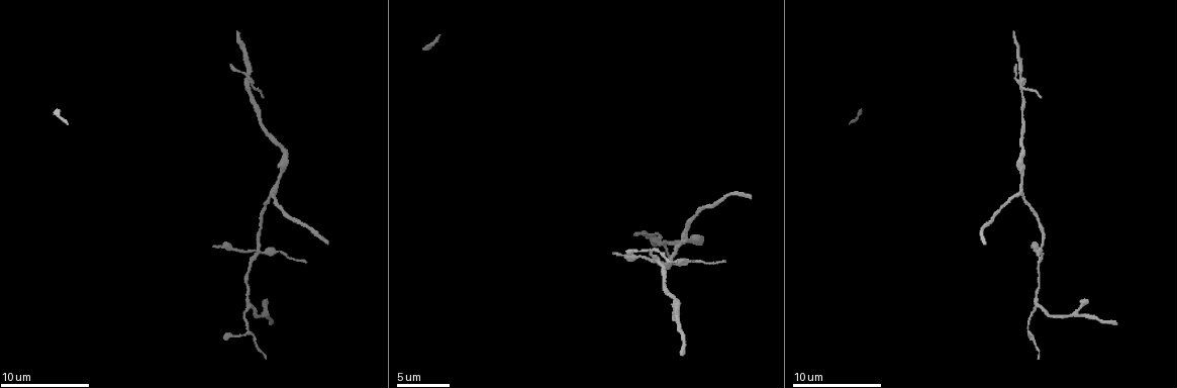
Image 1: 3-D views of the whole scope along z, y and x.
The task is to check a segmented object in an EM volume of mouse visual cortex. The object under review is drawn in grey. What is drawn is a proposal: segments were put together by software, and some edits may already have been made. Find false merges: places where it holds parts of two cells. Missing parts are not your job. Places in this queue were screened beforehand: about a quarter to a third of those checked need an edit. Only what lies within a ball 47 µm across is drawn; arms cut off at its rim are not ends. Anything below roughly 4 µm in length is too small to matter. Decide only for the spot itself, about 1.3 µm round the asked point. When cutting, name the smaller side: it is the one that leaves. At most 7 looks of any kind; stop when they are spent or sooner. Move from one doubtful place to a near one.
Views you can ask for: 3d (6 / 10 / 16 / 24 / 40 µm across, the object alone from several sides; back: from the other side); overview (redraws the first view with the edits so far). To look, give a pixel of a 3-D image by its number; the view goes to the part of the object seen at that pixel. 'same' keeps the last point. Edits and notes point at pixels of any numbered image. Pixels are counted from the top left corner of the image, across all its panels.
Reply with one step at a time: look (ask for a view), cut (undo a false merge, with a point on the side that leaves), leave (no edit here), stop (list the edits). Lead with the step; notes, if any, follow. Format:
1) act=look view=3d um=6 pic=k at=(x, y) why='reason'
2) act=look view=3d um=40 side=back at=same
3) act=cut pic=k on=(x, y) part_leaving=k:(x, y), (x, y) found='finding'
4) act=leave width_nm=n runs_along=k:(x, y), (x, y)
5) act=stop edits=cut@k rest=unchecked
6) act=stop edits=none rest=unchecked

act=look view=3d um=6 pic=1 at=(659, 262) why='arms part here'

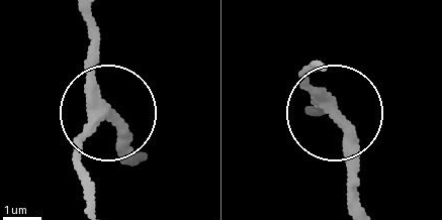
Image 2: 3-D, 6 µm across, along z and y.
act=leave side_arm_um=8 arms=3 found='one cell here'

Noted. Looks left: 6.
act=look view=3d um=10 pic=1 at=(260, 253)

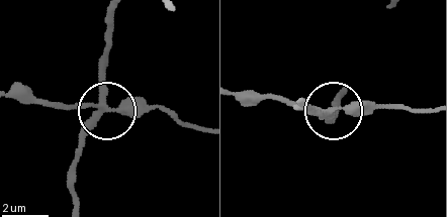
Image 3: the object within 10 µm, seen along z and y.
act=look view=3d um=10 side=back pic=3 at=(328, 112) why='from behind'

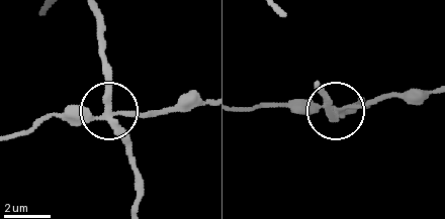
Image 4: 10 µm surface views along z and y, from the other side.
act=cut pic=4 on=(71, 116) width_nm=250 part_leaving=4:(102, 114), (46, 118), (17, 133) found='a second cell is stuck on'

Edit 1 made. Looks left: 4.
act=look view=3d um=10 pic=1 at=(271, 194) why='three arms meet'

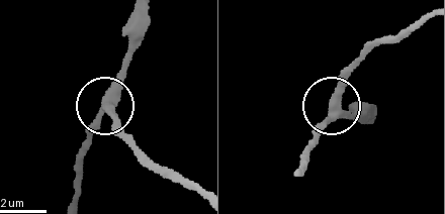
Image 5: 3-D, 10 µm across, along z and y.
act=leave arms=3 found='all the same cell'

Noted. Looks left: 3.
act=stop edits=cut@4 rest=unchecked

